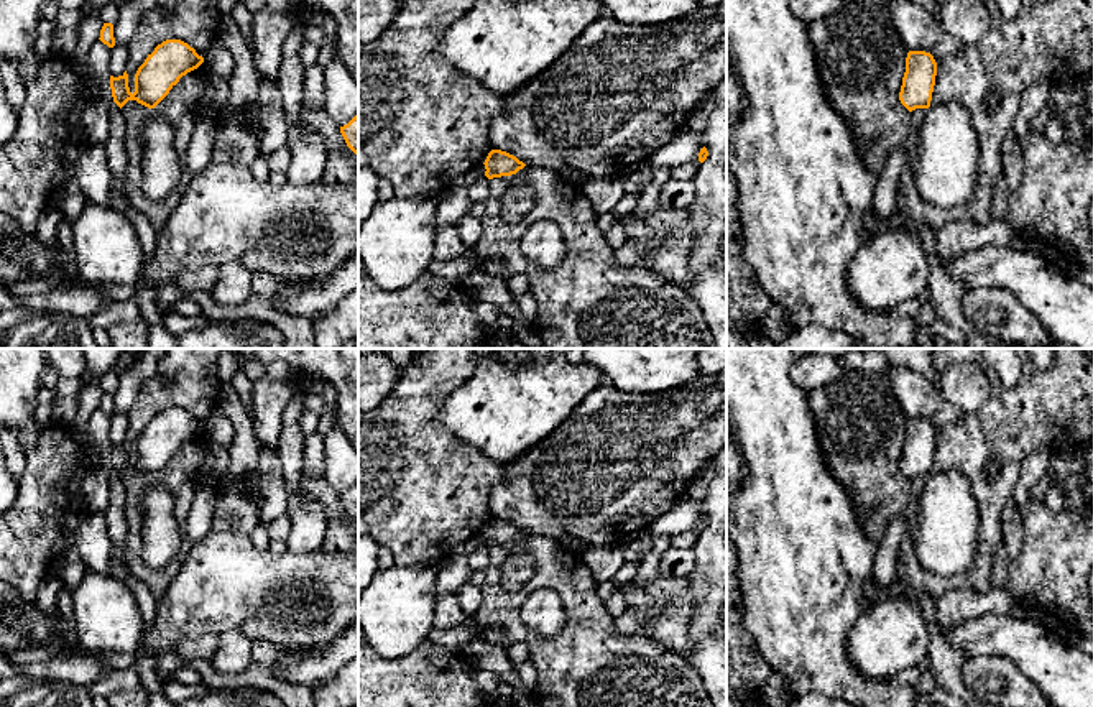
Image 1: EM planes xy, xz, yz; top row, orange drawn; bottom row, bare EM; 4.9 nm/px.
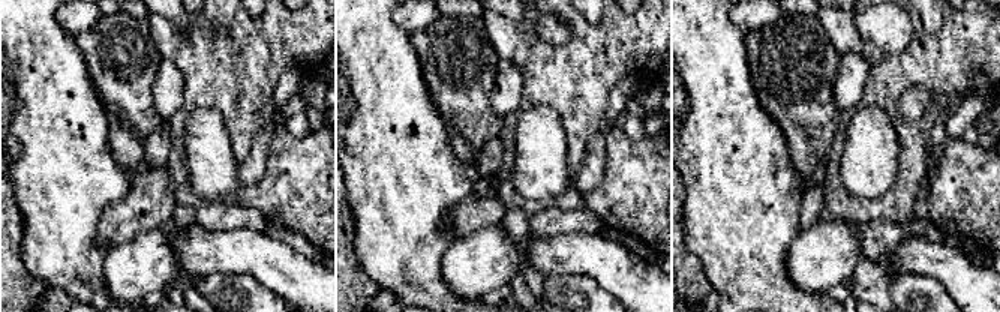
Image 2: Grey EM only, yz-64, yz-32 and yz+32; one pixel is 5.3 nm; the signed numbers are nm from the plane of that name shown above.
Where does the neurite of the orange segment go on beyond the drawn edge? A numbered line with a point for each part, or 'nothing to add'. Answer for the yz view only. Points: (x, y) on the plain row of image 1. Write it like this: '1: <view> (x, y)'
nothing to add

